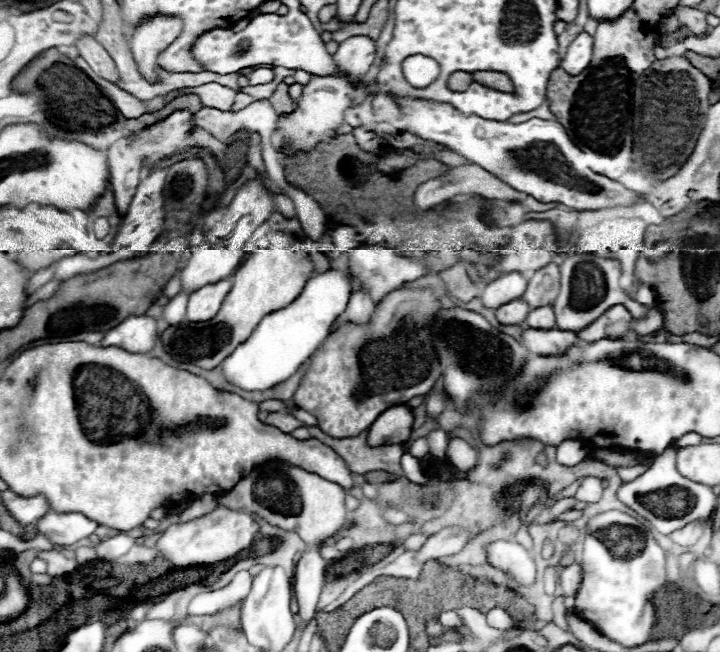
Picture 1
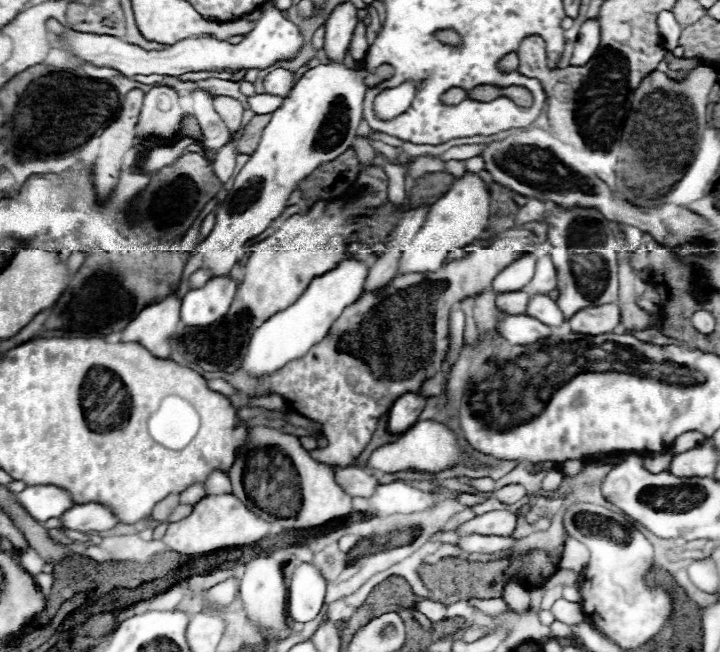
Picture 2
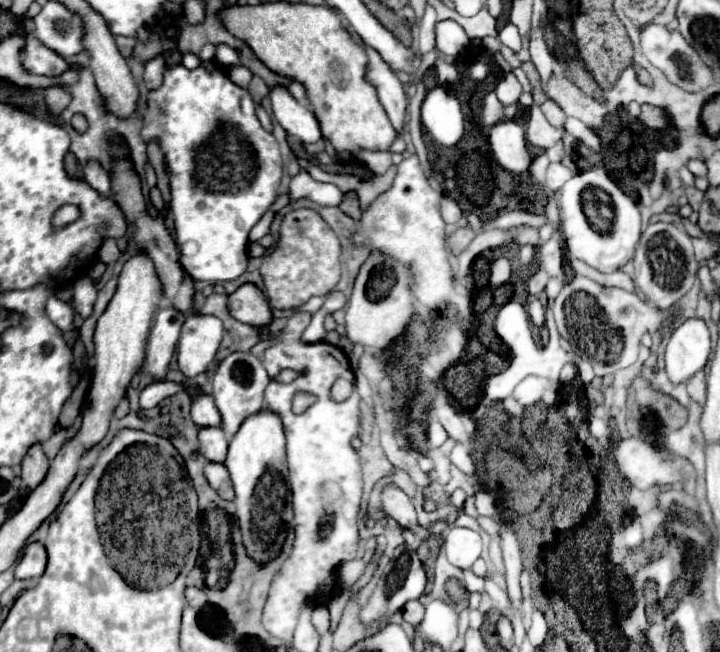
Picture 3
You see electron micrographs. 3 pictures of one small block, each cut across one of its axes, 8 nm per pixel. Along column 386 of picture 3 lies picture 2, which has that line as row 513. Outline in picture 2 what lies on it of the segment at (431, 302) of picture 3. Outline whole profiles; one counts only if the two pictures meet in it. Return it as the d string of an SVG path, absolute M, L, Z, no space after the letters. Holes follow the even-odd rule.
M220 494L220 496L204 496L198 504L194 504L190 516L172 522L166 530L164 544L180 554L208 554L212 550L226 546L254 544L266 538L268 532L270 524L258 518L252 510L248 510L234 494Z

